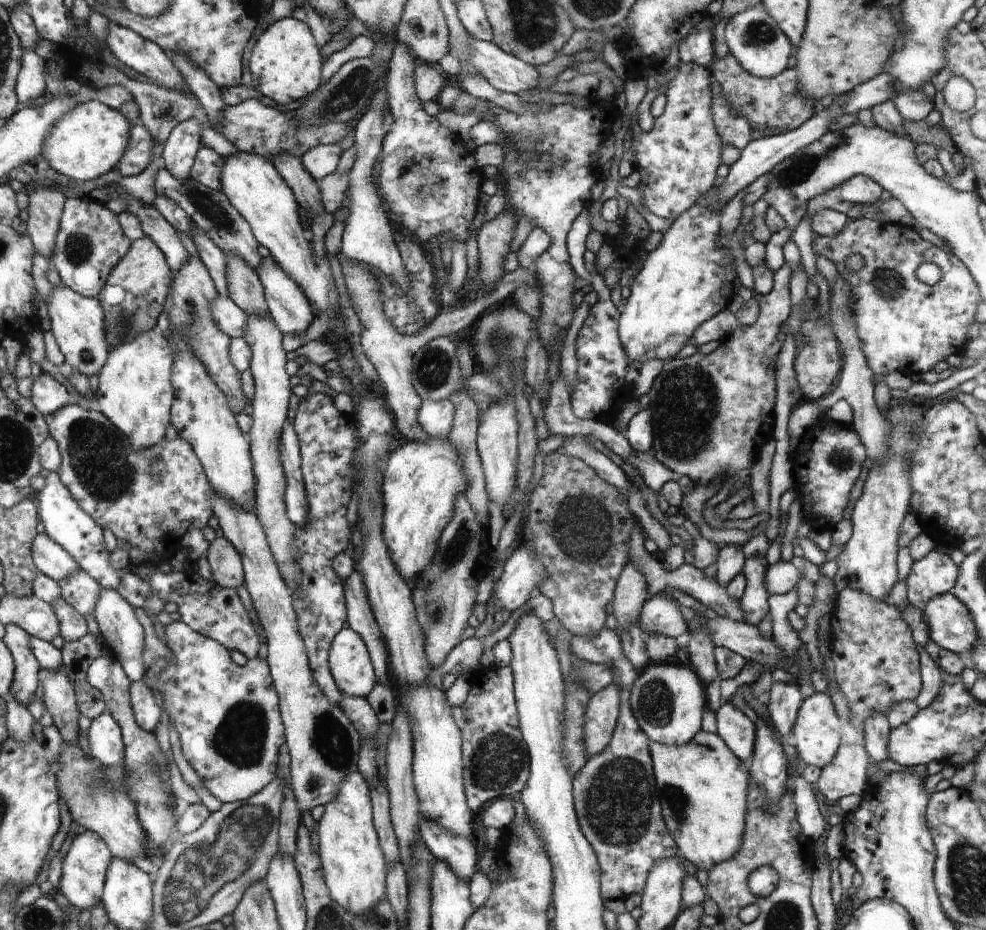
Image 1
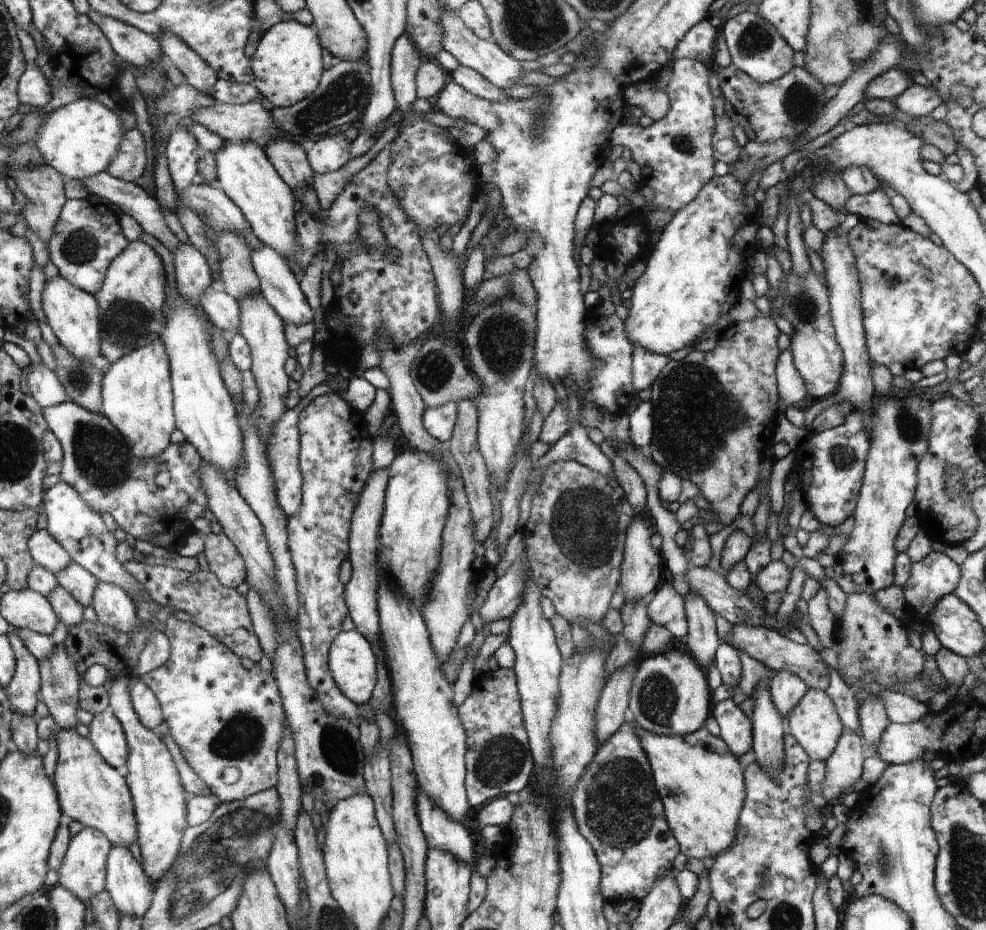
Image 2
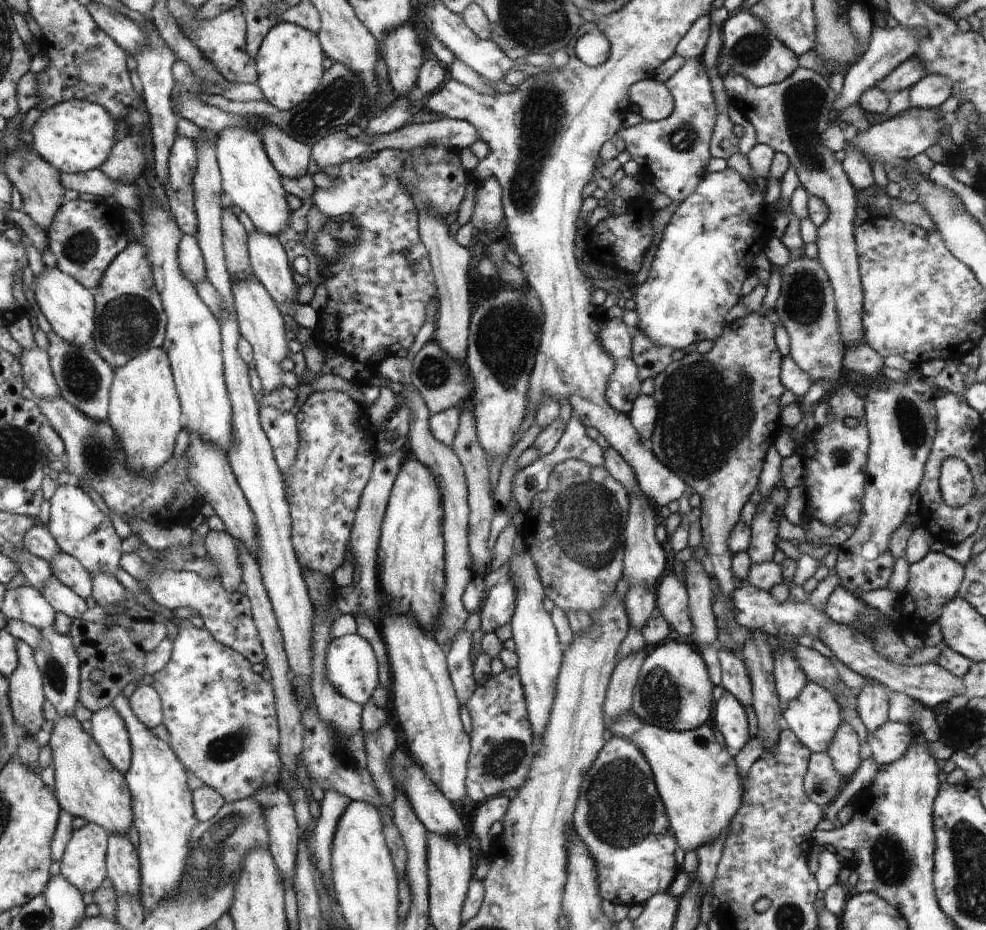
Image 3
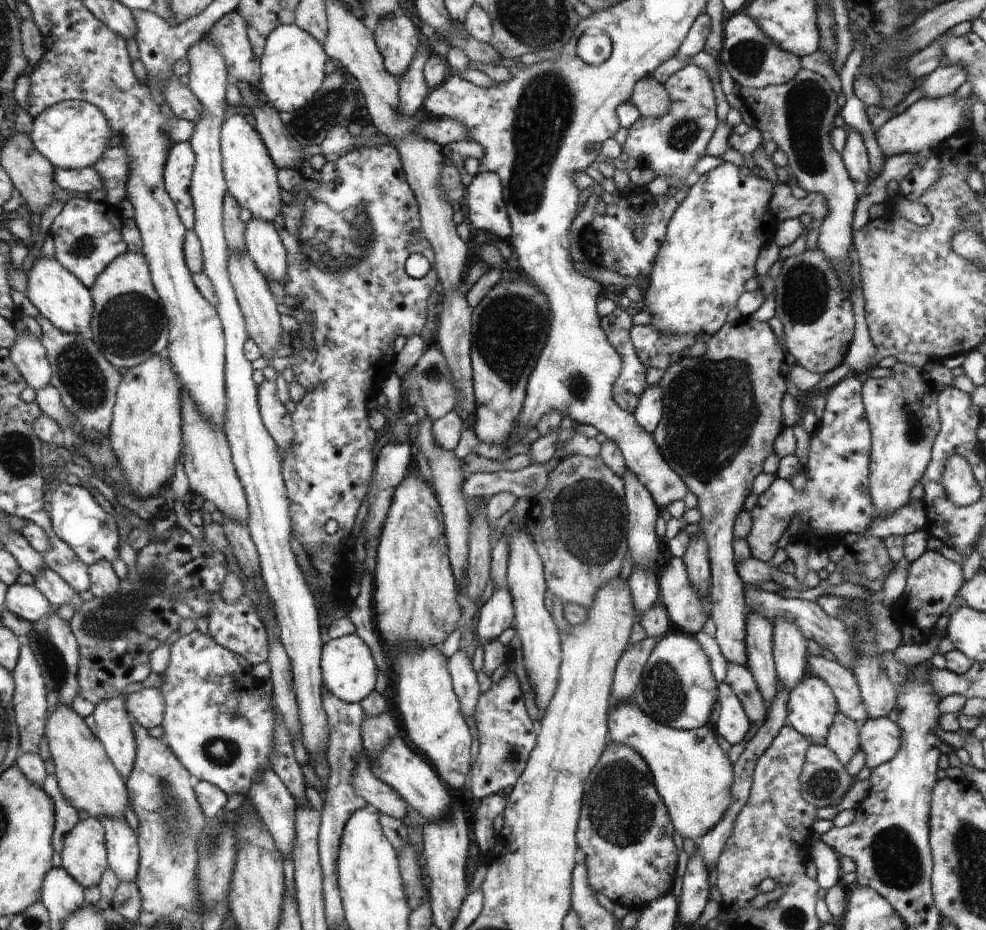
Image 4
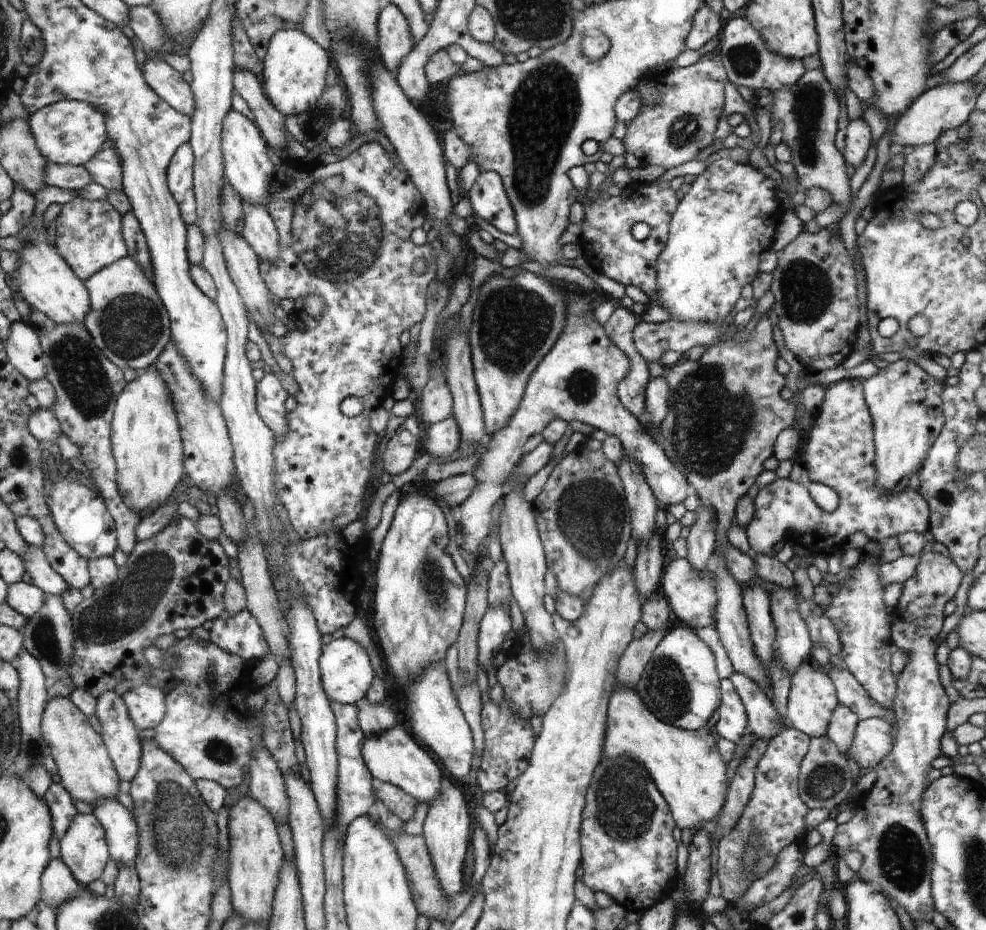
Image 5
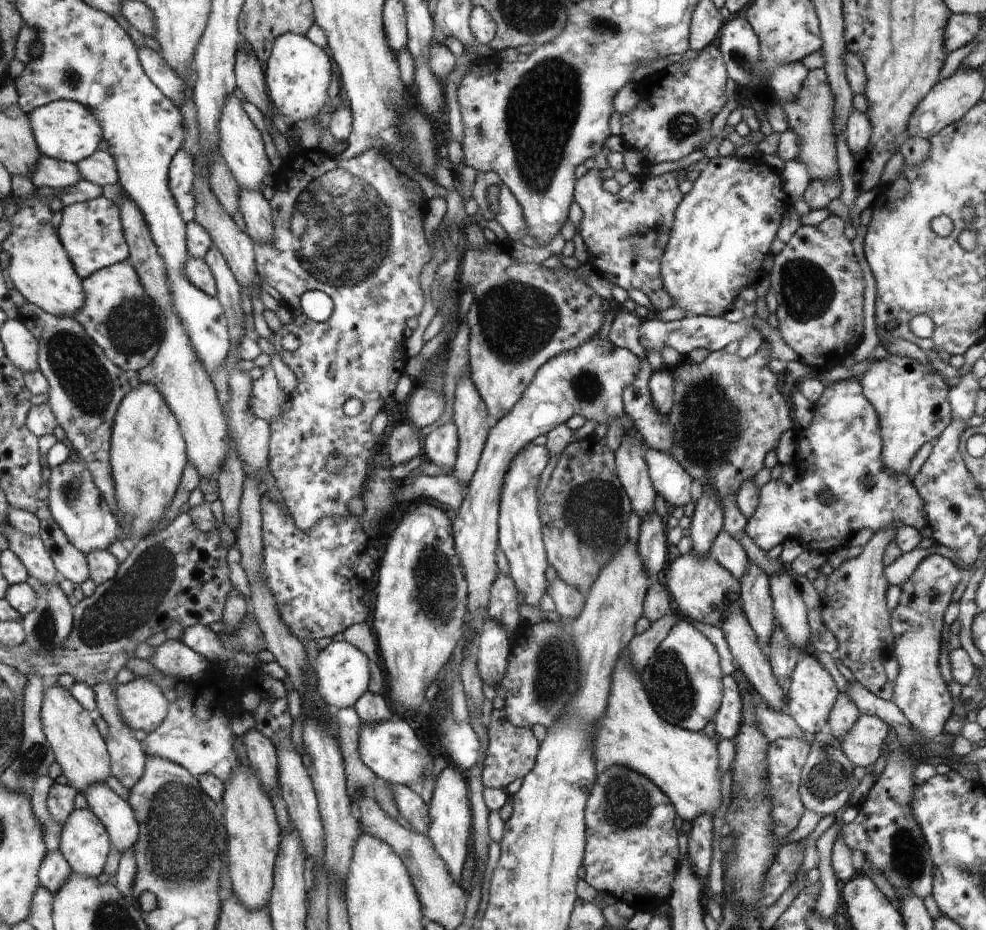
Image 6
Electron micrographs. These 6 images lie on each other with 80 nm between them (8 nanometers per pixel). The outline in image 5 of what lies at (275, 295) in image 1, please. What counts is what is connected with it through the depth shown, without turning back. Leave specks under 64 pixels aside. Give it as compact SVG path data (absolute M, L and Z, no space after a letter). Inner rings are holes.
M246 203L243 205L244 226L240 234L255 249L262 262L277 261L279 236L276 225L264 205Z

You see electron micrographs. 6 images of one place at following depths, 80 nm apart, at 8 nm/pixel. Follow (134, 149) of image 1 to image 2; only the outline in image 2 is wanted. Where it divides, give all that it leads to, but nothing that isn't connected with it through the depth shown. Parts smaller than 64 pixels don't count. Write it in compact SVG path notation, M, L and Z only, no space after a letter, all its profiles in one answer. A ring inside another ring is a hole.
M134 128L123 134L118 155L106 172L123 181L134 183L146 170L146 144L142 133Z

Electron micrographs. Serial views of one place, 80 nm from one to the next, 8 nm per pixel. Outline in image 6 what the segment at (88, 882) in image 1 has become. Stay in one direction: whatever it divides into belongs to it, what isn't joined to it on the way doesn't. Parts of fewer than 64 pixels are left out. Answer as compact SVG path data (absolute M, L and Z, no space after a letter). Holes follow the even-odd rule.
M90 808L72 809L63 824L58 850L66 857L72 873L98 877L102 874L111 849L111 837L102 821Z

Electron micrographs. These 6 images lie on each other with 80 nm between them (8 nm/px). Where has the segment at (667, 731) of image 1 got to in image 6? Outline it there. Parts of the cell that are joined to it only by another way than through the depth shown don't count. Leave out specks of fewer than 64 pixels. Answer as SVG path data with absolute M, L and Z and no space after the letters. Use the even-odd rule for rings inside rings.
M679 618L639 674L658 716L677 727L702 731L715 717L718 706L722 706L722 672L718 660L712 642L686 622L686 618Z

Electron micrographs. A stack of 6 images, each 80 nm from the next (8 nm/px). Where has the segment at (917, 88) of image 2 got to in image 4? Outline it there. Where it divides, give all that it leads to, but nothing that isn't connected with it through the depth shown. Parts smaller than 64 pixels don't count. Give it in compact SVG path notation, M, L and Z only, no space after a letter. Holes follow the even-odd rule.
M958 63L953 65L941 65L933 70L922 87L922 97L941 97L950 93L954 93L959 86L967 81L969 72L966 67Z

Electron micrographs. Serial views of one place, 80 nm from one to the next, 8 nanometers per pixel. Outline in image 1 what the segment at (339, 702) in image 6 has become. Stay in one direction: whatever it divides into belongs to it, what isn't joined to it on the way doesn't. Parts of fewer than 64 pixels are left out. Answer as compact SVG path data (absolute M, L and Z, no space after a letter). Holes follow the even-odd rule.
M344 628L335 636L331 643L330 667L344 695L366 699L378 682L370 650L354 629Z

